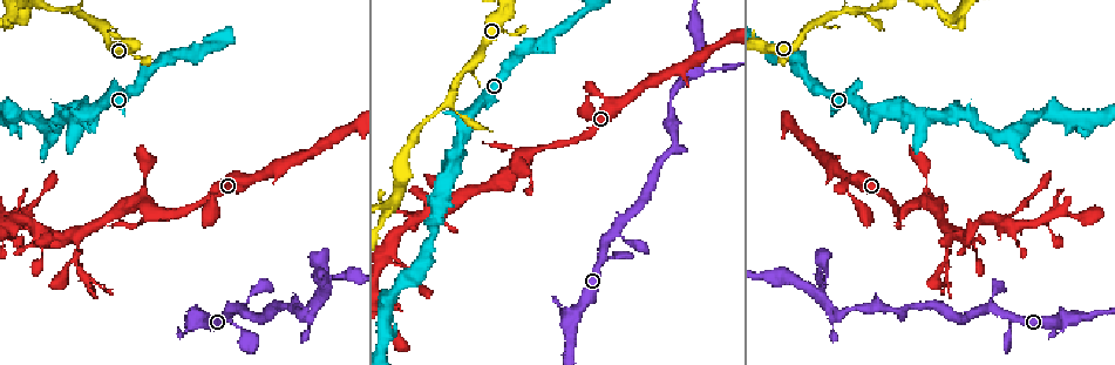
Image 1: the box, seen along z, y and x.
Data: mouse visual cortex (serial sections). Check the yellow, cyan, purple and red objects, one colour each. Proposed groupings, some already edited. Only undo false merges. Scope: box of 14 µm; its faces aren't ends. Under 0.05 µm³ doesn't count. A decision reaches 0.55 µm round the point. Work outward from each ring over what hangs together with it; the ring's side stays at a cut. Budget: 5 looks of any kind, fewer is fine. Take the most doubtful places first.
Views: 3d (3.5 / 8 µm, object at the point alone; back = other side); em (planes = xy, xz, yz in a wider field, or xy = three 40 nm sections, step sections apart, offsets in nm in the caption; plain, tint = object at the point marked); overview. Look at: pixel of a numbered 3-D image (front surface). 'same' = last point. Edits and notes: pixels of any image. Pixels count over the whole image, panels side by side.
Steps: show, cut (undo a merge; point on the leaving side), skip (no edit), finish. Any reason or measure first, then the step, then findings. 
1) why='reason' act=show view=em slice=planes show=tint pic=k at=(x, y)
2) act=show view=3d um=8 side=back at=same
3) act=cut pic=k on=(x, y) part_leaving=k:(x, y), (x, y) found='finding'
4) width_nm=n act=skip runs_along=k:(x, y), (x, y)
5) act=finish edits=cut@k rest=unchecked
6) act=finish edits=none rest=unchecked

why='calibre changes' act=show view=3d um=3.5 pic=1 at=(76, 255)

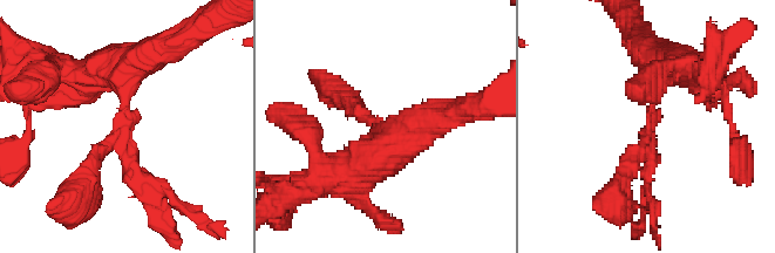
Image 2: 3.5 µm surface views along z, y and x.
arms=3 arm_widths_nm=150,250,300 why='shape alone is not enough' act=show view=em slice=xy step=1 show=tint pic=2 at=(125, 131)

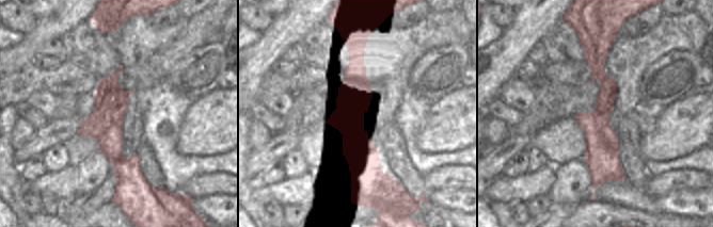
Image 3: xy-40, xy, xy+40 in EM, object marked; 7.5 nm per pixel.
act=skip runs_along=3:(349, 43), (366, 183) found='all the same cell'

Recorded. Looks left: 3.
why='sharp bend' act=show view=3d um=3.5 pic=1 at=(957, 13)

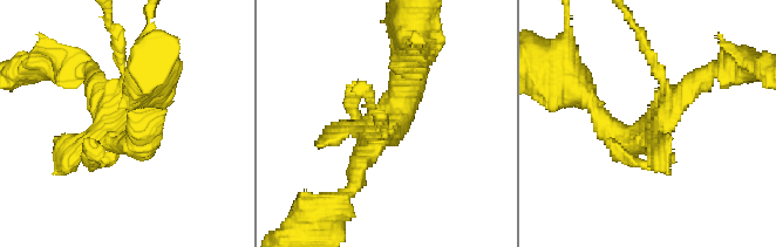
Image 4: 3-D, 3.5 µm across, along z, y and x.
act=show view=em slice=xy step=2 show=tint pic=4 at=(389, 132)

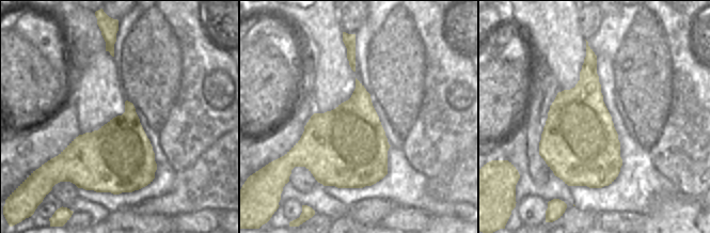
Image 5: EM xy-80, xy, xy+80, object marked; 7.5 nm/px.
act=skip runs_along=4:(406, 73), (399, 118), (355, 178) found='one cell here'

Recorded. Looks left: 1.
act=finish edits=none rest=unchecked

